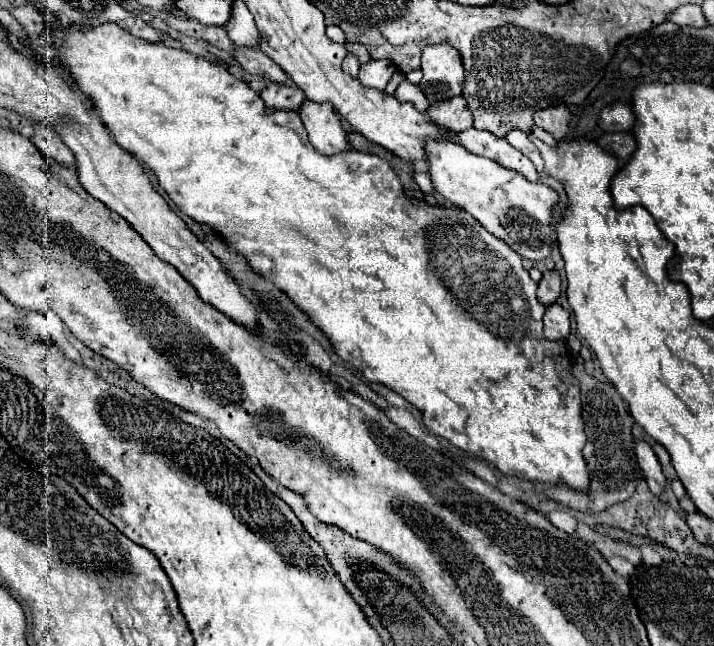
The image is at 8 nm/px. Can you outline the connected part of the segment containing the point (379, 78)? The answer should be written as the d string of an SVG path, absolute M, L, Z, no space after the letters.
M370 60L360 66L358 80L364 88L374 88L374 90L384 92L394 72L396 72L396 66L390 60Z

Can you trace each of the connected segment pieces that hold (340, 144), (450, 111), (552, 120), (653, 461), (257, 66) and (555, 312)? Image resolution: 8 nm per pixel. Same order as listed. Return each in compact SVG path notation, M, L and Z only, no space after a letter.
M306 100L300 108L300 118L308 132L310 144L324 156L334 156L338 152L350 150L350 142L346 130L342 128L340 116L330 104Z
M462 96L458 98L450 98L446 102L440 104L432 104L428 110L428 116L436 122L436 124L444 124L450 126L458 132L468 130L474 126L472 122L472 112L466 106L466 100Z
M566 104L546 108L546 110L534 114L534 122L538 126L542 126L544 130L552 132L556 140L562 140L568 136L568 120L570 120L570 112L568 112Z
M634 438L634 444L636 444L636 460L646 476L646 482L650 486L650 490L660 496L662 488L664 488L664 472L662 472L662 466L652 450L652 446L646 442L646 440L640 440L640 438Z
M236 48L236 60L250 74L268 78L270 82L276 82L276 84L288 84L290 82L286 72L282 72L282 68L278 68L278 64L274 64L274 60L264 56L264 52L260 52L260 50Z
M550 304L544 314L544 336L564 340L570 334L570 314L560 304Z

